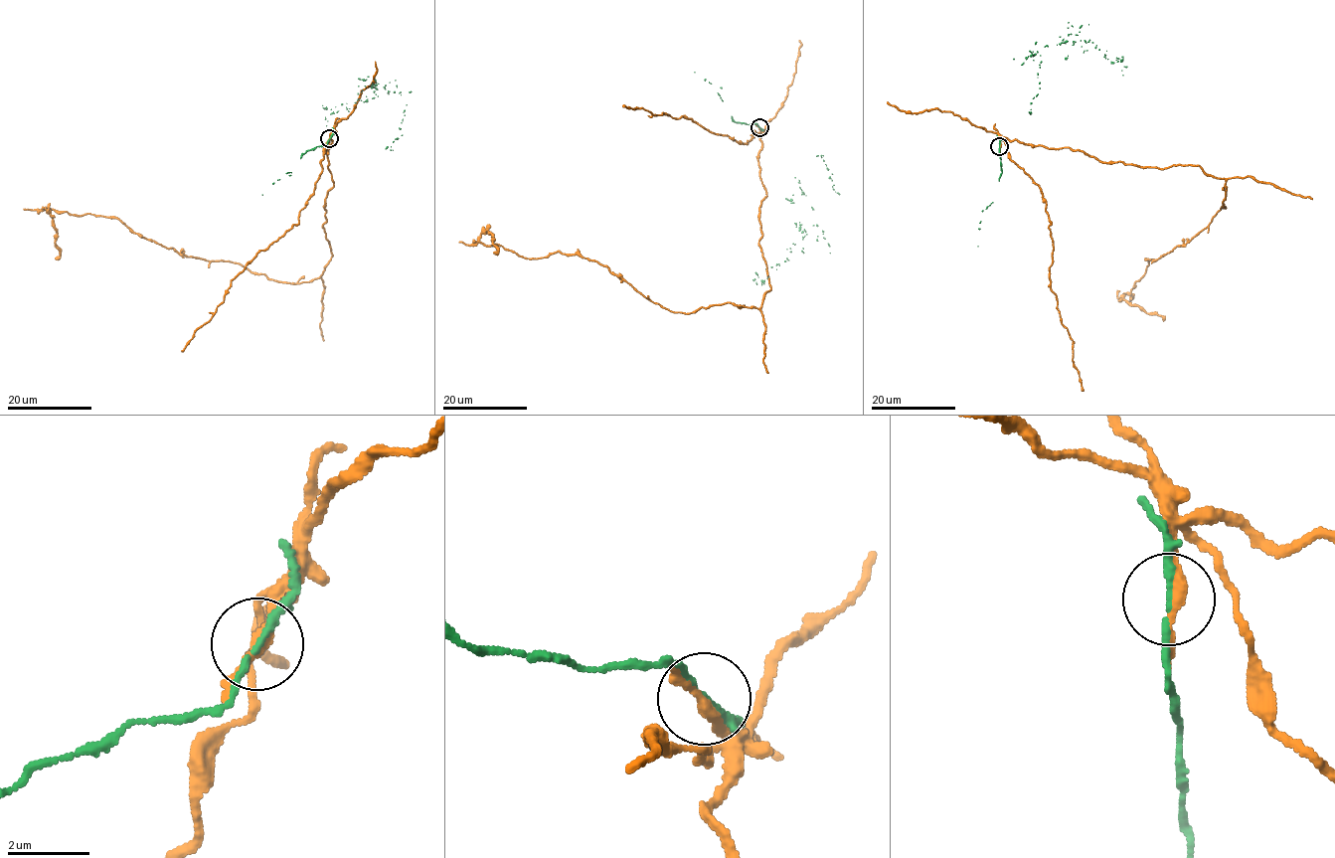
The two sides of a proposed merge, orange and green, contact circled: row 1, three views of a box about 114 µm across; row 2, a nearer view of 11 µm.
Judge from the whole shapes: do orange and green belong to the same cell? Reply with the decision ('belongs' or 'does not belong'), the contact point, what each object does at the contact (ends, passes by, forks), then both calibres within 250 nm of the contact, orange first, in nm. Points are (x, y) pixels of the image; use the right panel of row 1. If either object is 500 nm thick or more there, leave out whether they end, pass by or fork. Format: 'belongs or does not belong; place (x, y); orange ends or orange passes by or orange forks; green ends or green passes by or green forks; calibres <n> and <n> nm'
does not belong; place (999, 146); orange passes by; green passes by; calibres 240 and 140 nm

